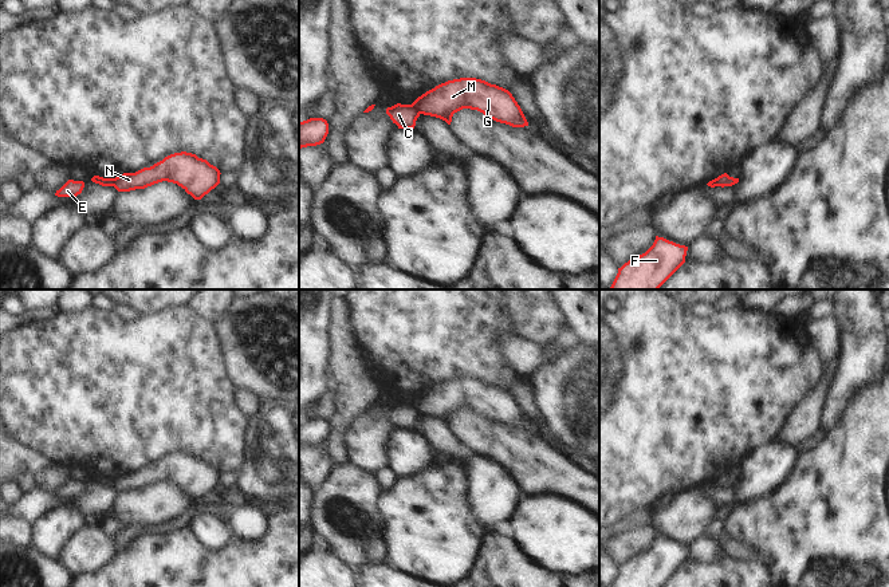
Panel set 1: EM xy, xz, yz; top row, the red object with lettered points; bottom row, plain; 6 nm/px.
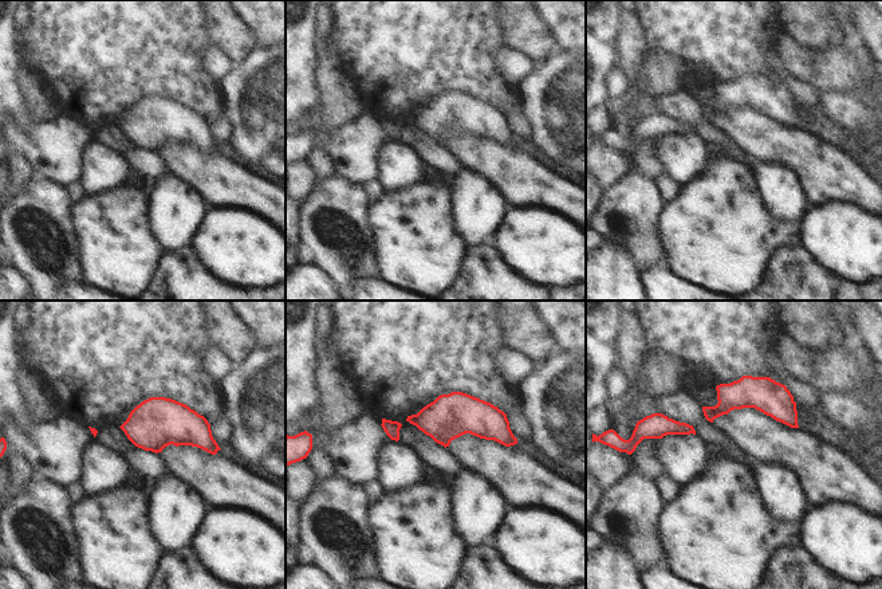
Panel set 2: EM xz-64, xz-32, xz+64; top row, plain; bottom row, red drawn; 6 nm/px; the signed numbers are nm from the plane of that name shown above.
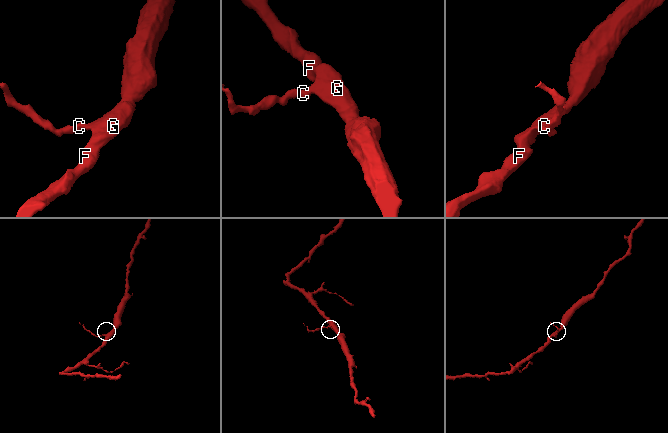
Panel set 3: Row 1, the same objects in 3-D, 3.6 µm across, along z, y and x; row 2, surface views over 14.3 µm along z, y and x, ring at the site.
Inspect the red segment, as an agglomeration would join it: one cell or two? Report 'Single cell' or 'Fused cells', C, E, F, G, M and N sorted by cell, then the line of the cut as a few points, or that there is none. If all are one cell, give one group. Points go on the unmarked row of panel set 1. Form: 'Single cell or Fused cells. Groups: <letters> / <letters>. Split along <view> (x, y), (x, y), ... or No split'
Fused cells. Groups: C E / F G M N. Split along xz (412, 404), (420, 413).

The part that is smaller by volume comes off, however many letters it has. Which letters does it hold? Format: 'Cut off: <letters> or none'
Cut off: C, E

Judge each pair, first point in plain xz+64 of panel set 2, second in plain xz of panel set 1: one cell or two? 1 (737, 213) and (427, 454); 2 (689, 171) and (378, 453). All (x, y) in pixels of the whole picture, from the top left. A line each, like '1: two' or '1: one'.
1: two
2: two

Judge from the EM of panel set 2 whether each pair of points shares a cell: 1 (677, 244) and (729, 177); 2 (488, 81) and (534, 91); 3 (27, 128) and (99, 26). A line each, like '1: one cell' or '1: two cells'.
1: one cell
2: two cells
3: two cells

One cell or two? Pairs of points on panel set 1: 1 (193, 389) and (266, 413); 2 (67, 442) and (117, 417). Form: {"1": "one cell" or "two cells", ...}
{"1": "two cells", "2": "one cell"}

